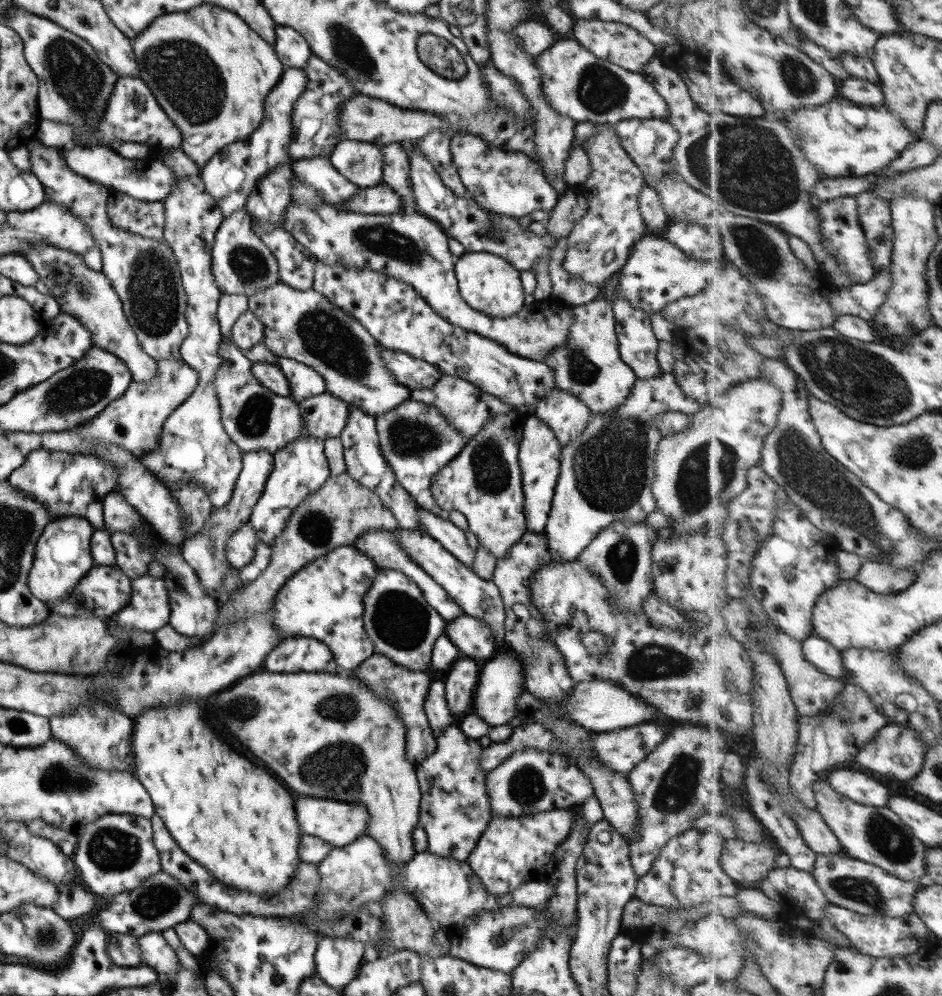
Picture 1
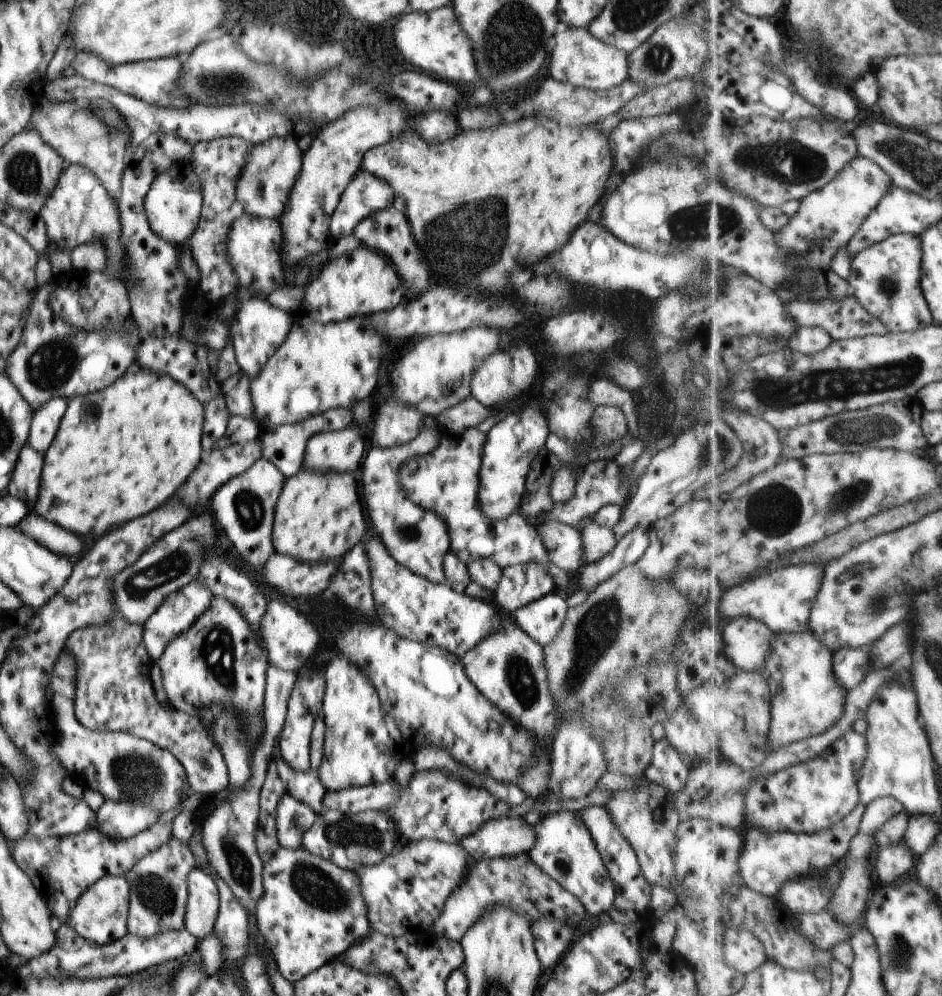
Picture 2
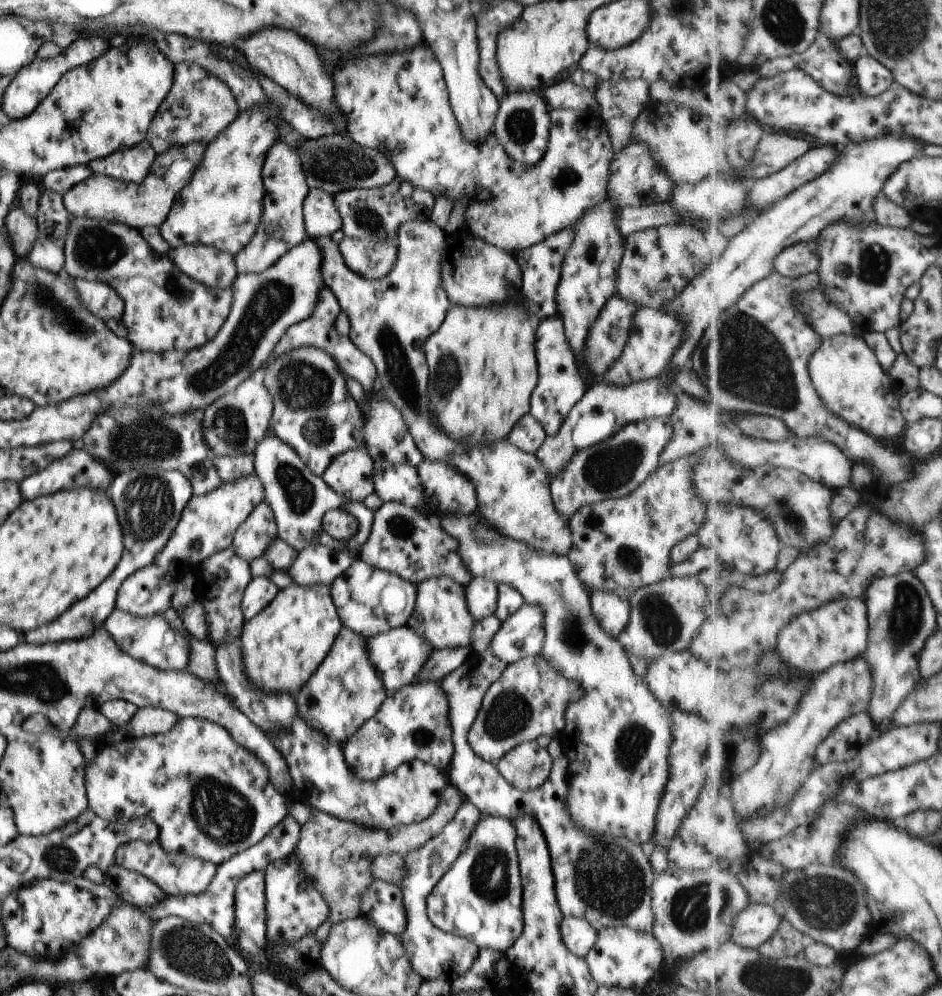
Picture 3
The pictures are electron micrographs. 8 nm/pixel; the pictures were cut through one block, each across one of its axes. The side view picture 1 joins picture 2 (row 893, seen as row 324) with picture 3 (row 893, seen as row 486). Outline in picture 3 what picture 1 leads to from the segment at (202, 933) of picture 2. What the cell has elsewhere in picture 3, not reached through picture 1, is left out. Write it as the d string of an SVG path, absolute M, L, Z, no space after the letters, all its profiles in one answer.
M288 814L280 824L274 826L274 829L270 830L269 834L266 834L263 840L218 865L214 879L202 894L187 896L166 894L164 900L160 900L160 902L156 902L152 906L138 907L138 910L142 910L154 923L171 915L197 924L206 922L224 939L231 942L234 938L234 924L236 922L235 890L238 882L250 872L254 872L254 870L265 870L268 864L274 862L274 860L288 858L292 852L295 852L300 832L300 824Z

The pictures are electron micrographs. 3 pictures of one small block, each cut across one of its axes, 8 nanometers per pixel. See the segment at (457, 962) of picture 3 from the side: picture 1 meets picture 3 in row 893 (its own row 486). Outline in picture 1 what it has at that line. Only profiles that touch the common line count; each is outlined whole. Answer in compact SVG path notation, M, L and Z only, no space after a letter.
M406 399L379 416L375 416L375 428L384 461L392 468L396 481L422 507L442 519L450 520L447 510L442 509L431 492L432 480L441 468L448 465L466 447L469 438L461 434L434 405Z

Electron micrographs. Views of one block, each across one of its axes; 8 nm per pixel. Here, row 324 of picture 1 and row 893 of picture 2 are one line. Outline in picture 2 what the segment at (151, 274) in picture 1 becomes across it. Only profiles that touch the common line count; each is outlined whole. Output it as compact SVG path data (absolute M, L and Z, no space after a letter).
M171 838L157 851L147 854L127 872L130 885L127 929L133 935L151 939L166 931L183 931L188 894L188 873L196 866L190 847Z

